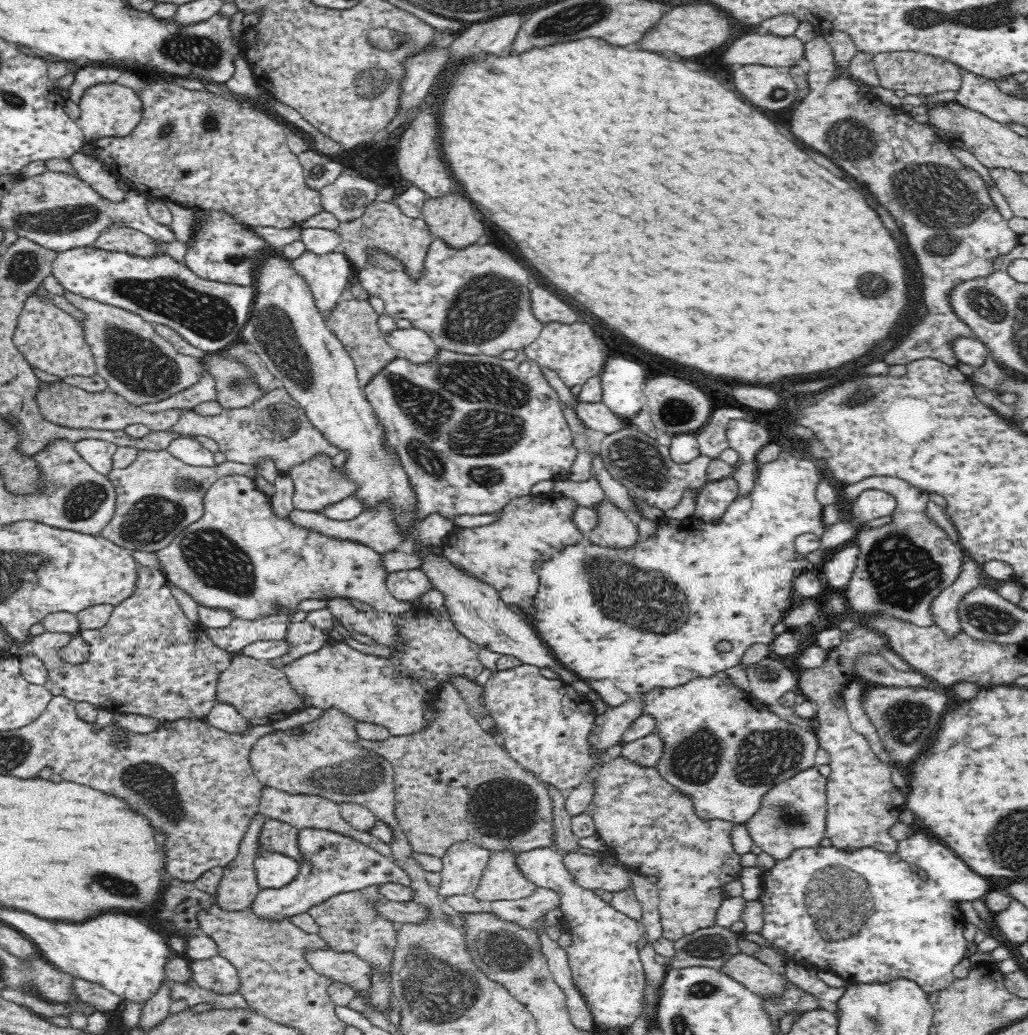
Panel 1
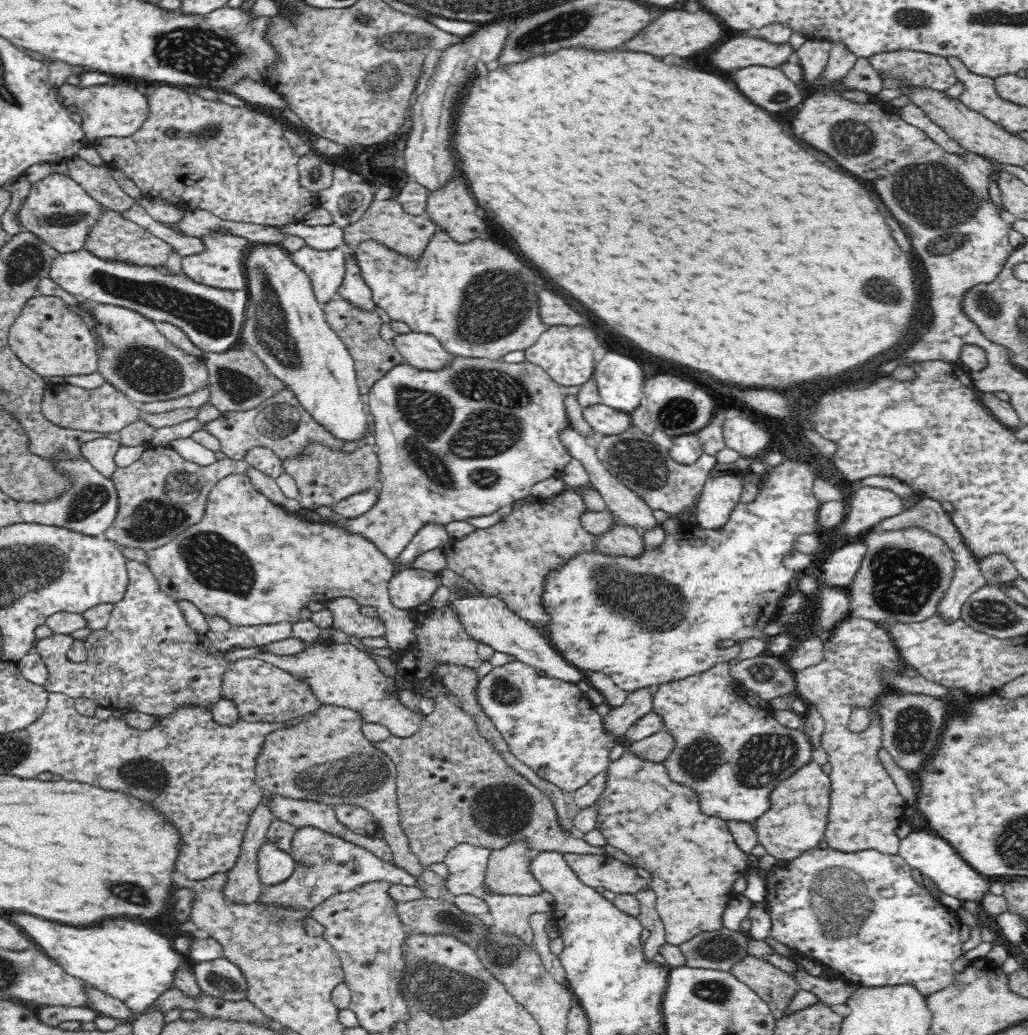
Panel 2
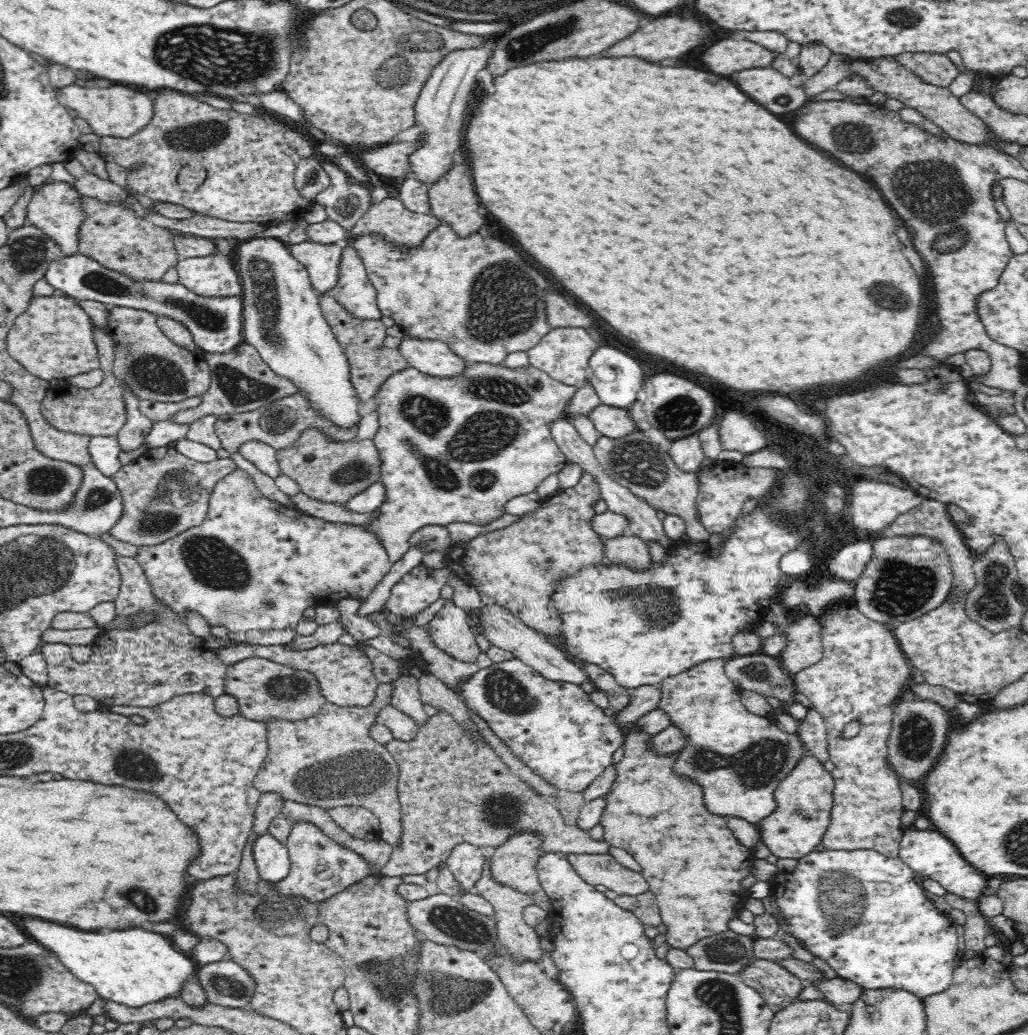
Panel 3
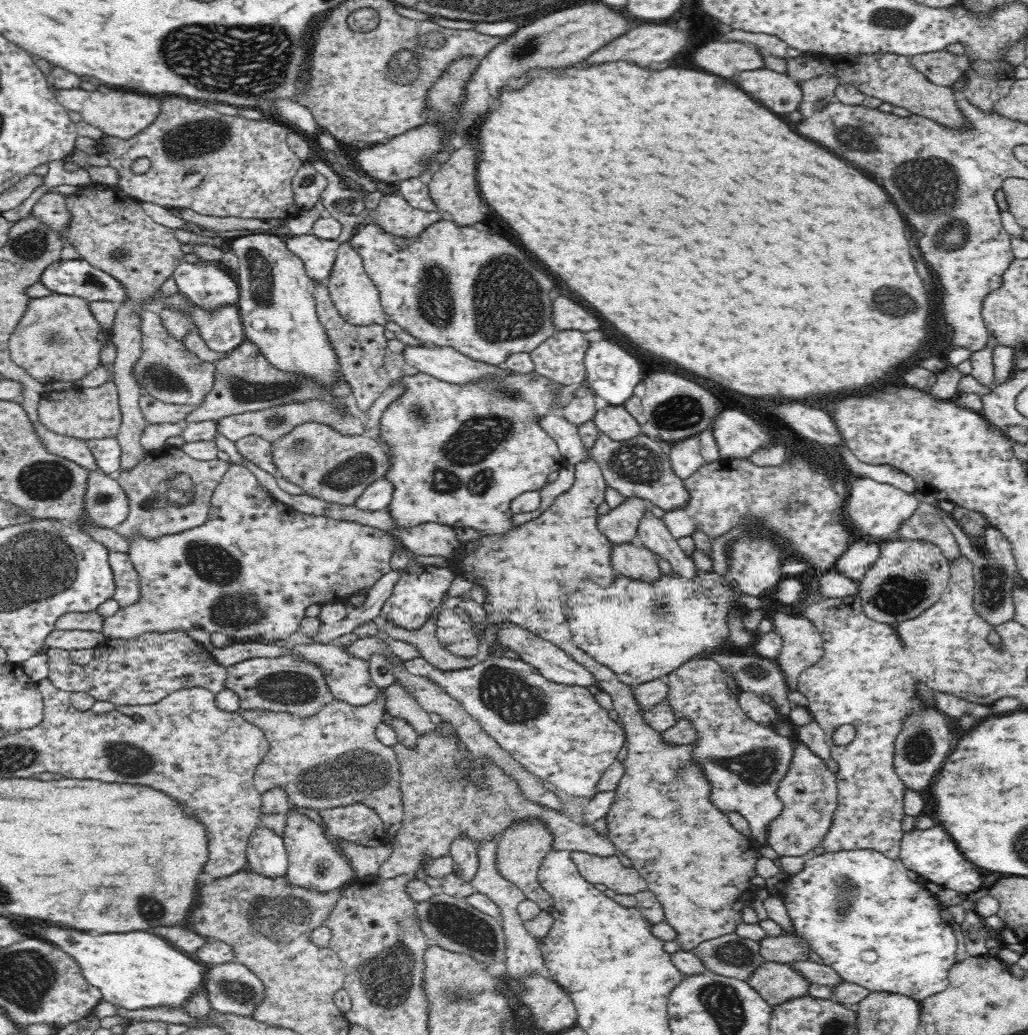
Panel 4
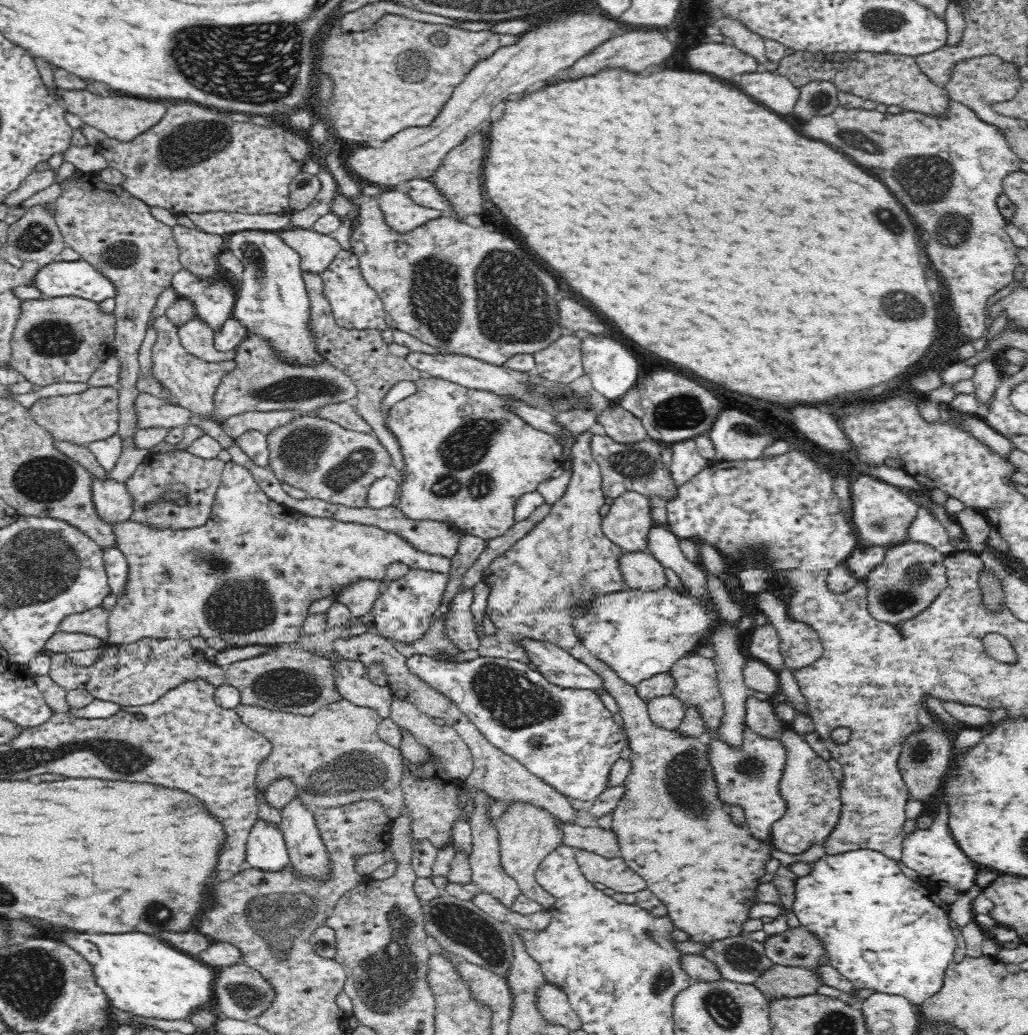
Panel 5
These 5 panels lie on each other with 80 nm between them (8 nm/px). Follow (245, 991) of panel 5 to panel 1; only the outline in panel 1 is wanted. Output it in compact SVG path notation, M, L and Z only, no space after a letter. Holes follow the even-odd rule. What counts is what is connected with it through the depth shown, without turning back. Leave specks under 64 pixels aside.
M220 955L204 960L192 960L189 965L193 979L202 988L209 988L220 994L238 992L240 979L238 979L236 967Z

